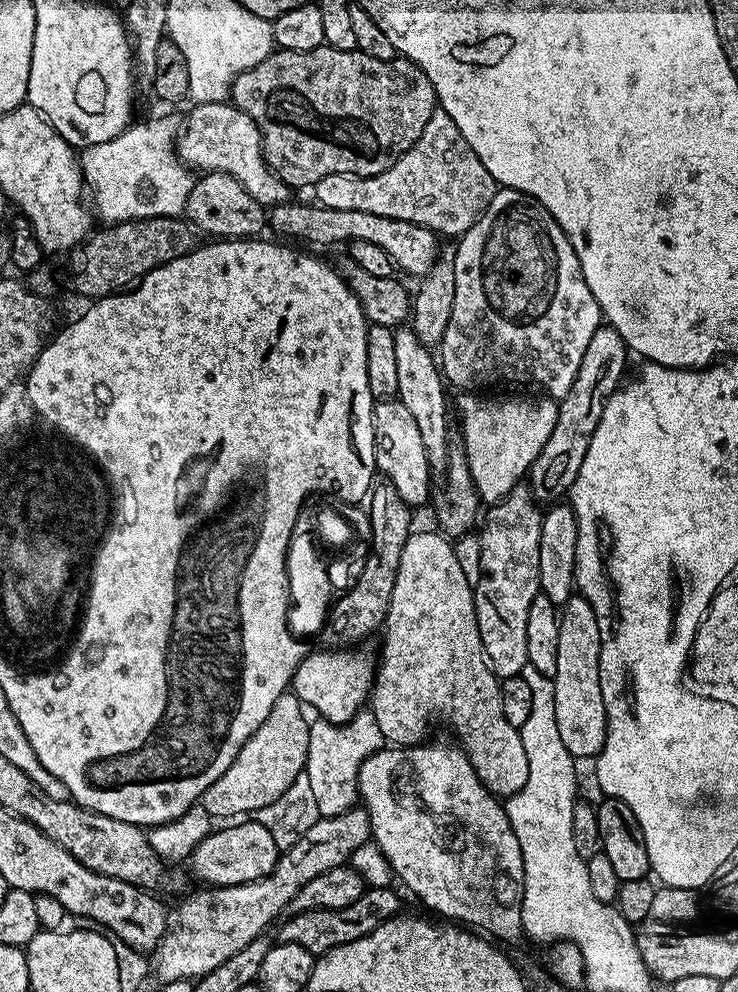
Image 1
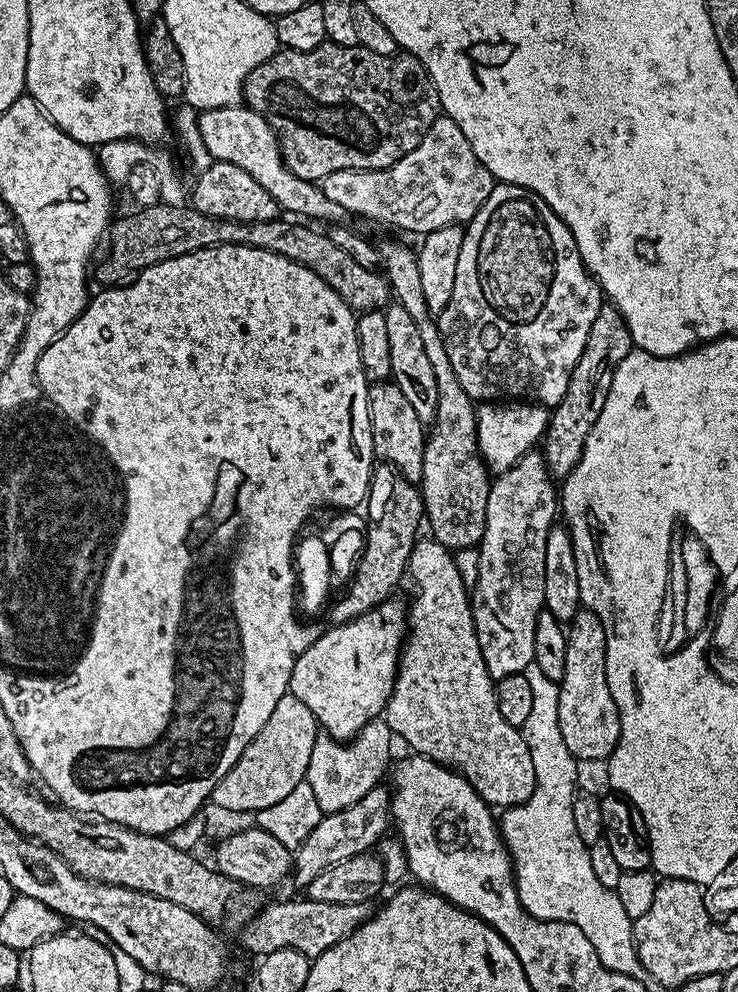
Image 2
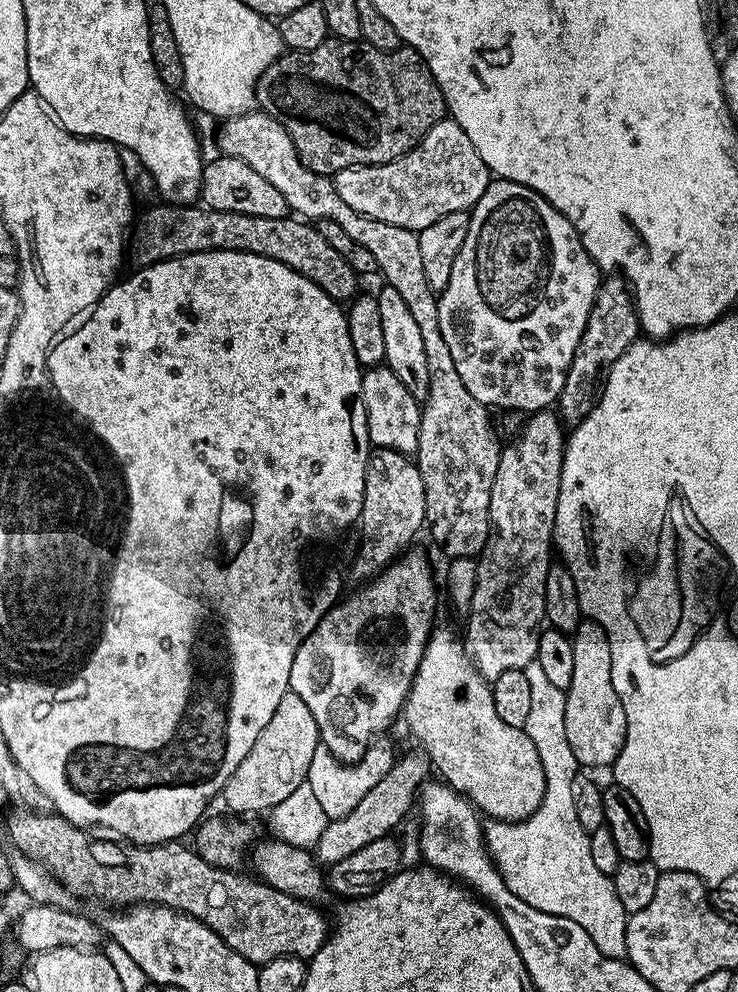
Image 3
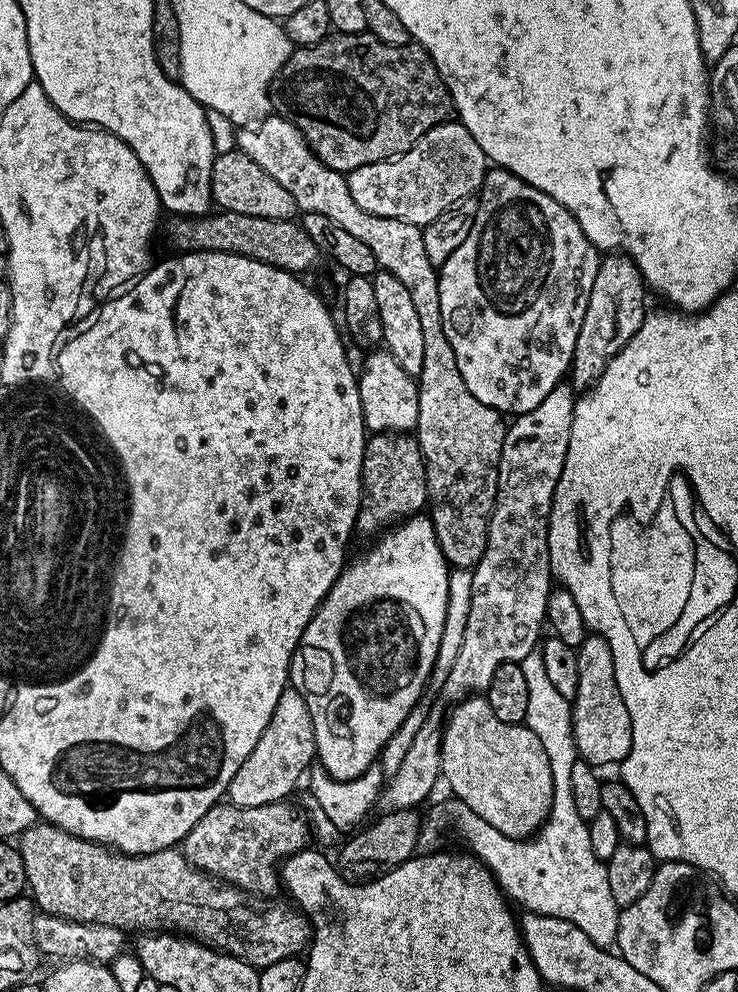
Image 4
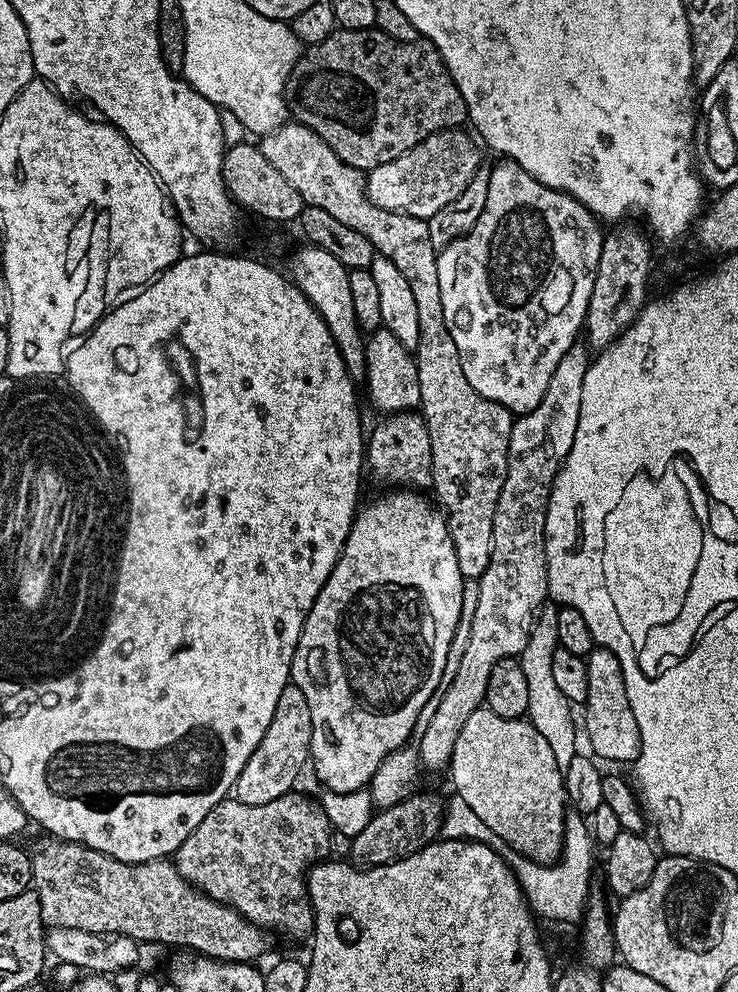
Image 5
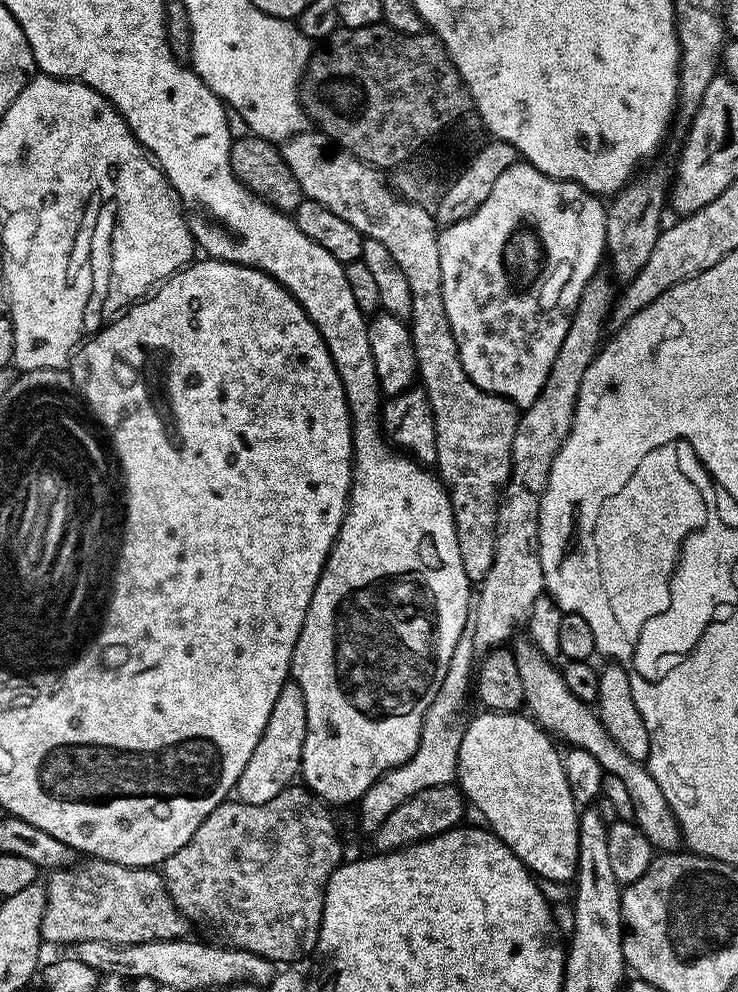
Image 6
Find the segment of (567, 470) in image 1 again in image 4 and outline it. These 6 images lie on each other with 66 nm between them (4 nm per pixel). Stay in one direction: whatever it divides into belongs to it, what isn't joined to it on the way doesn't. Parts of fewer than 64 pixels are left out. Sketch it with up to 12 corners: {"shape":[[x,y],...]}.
{"shape":[[601,259],[574,342],[573,389],[596,384],[638,334],[644,275]]}

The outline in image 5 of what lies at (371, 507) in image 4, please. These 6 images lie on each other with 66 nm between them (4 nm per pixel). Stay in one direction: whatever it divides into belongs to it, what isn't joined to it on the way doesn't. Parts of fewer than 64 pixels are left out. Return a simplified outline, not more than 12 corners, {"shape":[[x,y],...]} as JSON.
{"shape":[[419,411],[380,418],[366,468],[384,486],[432,483],[430,430]]}

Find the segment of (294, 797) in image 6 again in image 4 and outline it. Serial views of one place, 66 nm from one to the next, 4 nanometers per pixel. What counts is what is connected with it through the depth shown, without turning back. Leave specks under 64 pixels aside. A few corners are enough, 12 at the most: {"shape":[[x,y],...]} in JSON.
{"shape":[[221,802],[182,851],[256,898],[278,892],[284,857],[309,844],[292,802]]}

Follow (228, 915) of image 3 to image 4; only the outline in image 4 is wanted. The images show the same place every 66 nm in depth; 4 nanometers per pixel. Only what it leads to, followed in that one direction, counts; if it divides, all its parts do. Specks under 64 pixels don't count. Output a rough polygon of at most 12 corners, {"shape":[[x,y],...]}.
{"shape":[[47,822],[18,837],[46,916],[299,957],[299,908],[259,912],[176,848],[130,856]]}

